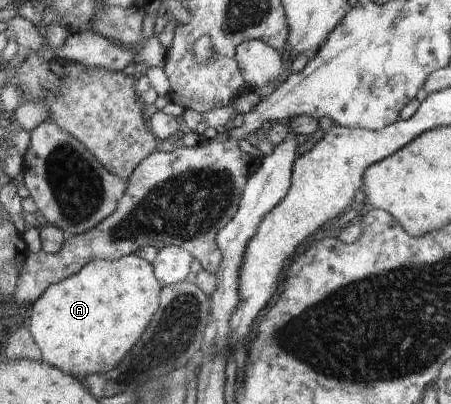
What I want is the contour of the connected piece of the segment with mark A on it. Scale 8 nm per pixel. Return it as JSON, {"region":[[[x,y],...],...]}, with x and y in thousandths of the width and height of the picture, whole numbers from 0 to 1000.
{"region":[[[304,626],[259,644],[215,641],[193,651],[162,683],[113,705],[64,760],[60,814],[91,869],[98,896],[182,941],[195,926],[246,916],[271,896],[353,762],[357,715],[337,656]]]}

